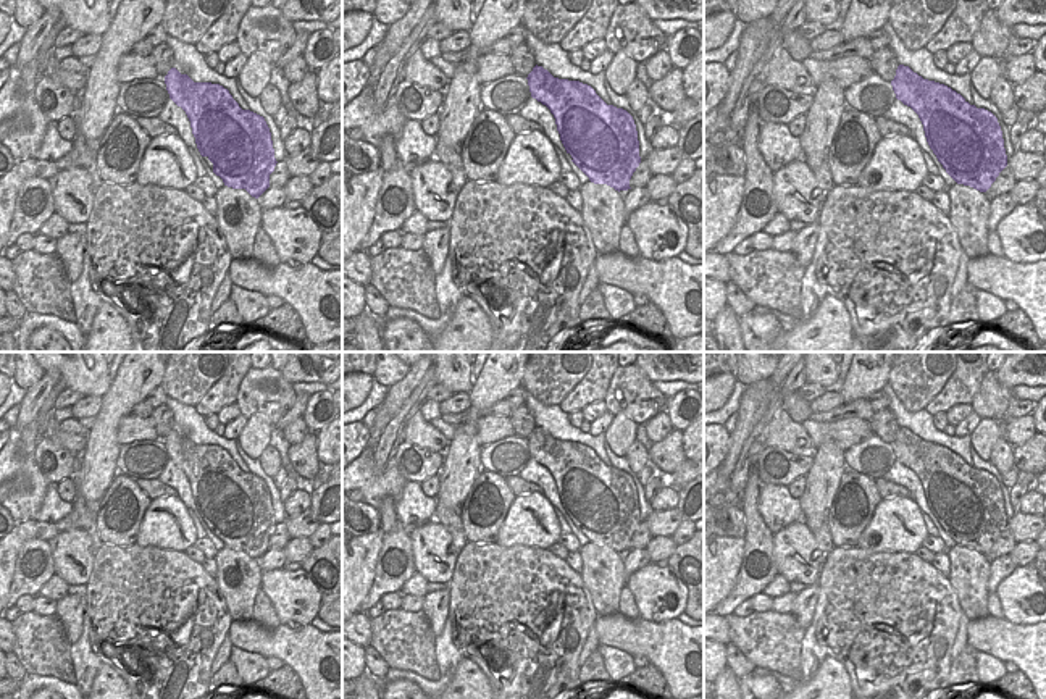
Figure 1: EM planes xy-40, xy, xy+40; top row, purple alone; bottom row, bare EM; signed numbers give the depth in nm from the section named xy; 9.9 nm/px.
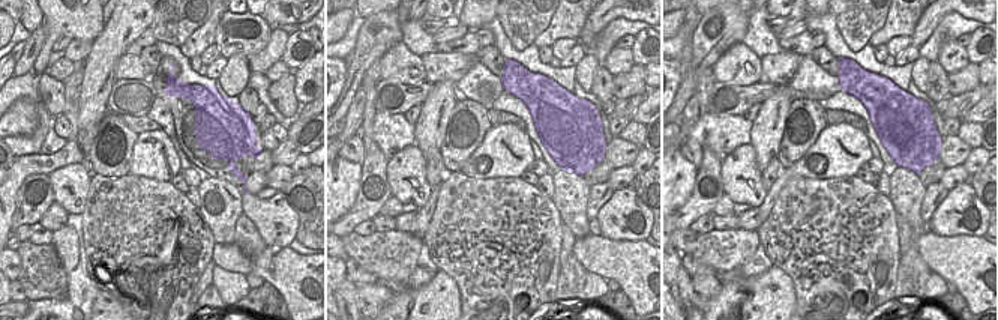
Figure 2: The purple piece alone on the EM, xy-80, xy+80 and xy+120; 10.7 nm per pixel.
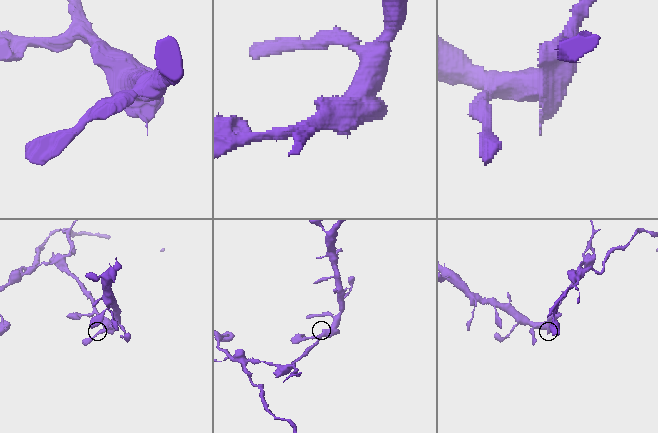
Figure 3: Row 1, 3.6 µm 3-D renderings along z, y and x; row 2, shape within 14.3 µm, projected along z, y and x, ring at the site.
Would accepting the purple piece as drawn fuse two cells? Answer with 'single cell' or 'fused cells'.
fused cells

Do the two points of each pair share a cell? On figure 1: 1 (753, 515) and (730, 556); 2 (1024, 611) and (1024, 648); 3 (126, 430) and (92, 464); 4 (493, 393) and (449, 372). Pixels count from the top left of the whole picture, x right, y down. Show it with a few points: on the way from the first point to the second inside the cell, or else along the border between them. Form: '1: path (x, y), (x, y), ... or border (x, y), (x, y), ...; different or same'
1: path (753, 525), (753, 535), (740, 548); same
2: border (1004, 617), (1014, 623), (1029, 625); different
3: border (115, 435), (115, 441), (120, 446); different
4: border (472, 386), (468, 393); different

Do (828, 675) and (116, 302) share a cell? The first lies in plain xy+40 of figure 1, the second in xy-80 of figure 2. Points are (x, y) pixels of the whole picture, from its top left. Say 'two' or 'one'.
one

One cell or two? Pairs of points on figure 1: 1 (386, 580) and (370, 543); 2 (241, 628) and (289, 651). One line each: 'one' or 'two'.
1: one
2: one

